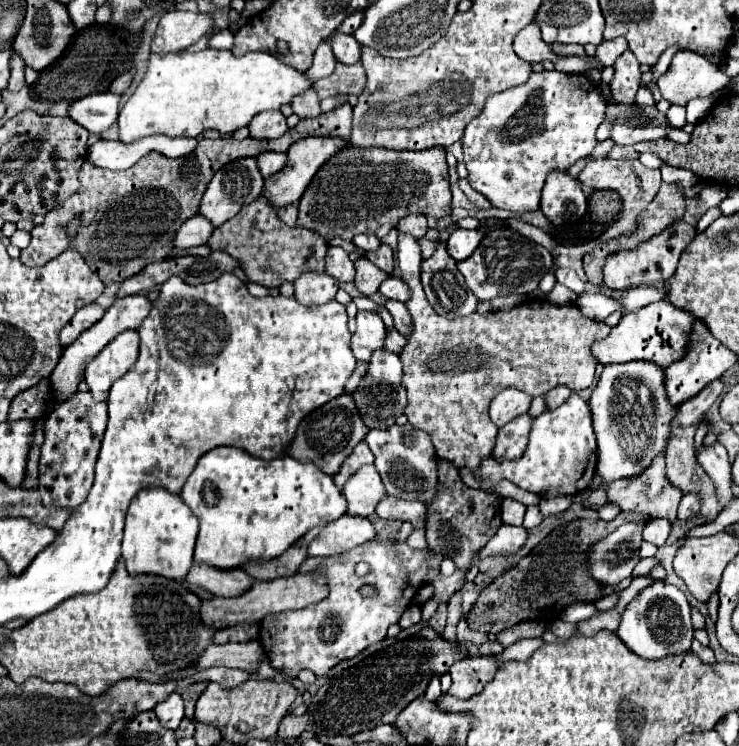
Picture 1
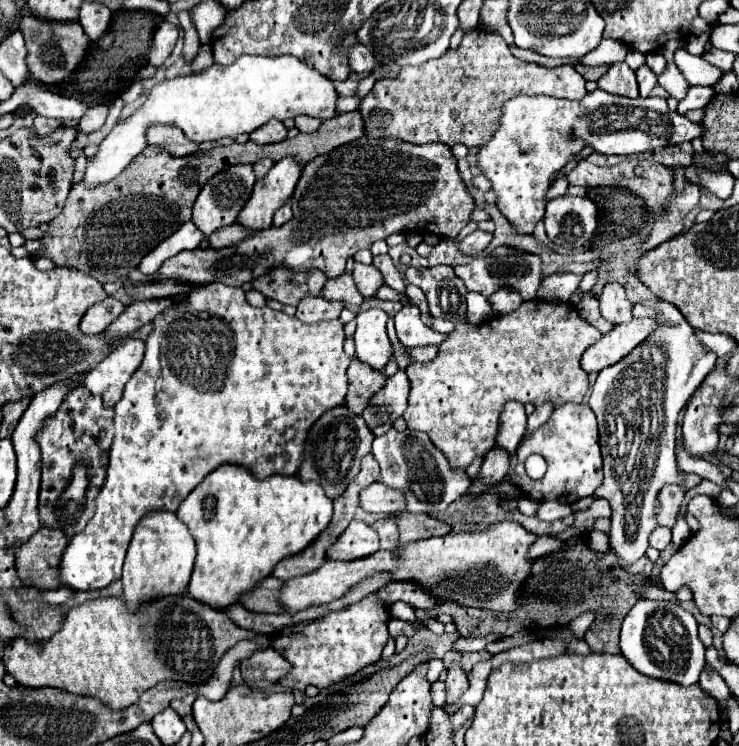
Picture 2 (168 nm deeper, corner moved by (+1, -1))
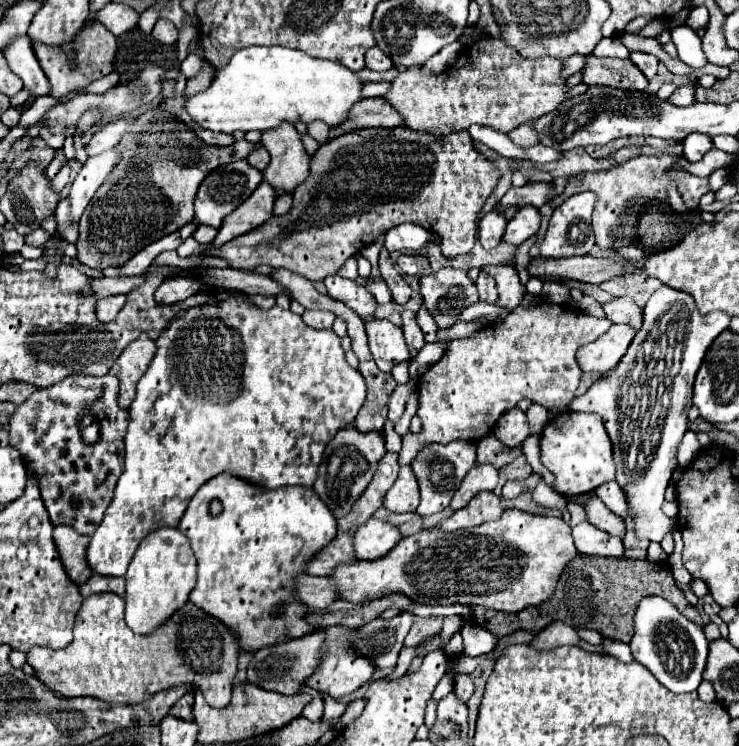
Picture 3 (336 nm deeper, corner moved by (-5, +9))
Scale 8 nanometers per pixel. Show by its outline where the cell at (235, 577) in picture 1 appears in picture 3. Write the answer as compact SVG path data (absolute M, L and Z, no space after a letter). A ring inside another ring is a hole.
M299 575L297 577L297 593L305 605L311 609L327 609L339 593L335 583L329 577L313 577L313 575Z

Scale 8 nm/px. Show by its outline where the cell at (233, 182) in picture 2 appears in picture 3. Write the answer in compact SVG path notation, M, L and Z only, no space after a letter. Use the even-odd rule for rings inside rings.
M235 161L235 163L227 163L223 167L215 169L199 185L199 191L197 191L197 197L195 197L195 217L197 217L197 221L203 223L203 225L219 227L223 217L229 215L233 209L237 209L259 187L261 181L263 181L261 171L253 169L247 161Z

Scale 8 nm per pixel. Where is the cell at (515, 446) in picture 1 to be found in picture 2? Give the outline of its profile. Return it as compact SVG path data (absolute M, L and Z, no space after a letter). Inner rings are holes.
M495 445L495 447L485 455L483 465L481 465L481 471L479 471L479 477L477 477L477 481L473 481L469 493L473 493L473 495L483 493L489 485L503 481L503 477L507 475L509 467L511 467L511 453L505 451L503 447Z

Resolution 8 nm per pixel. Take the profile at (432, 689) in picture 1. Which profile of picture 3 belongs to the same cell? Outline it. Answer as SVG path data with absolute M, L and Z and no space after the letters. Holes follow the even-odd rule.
M455 633L453 639L449 641L449 645L445 647L445 655L453 657L453 655L461 655L463 653L463 641L461 641L461 633Z

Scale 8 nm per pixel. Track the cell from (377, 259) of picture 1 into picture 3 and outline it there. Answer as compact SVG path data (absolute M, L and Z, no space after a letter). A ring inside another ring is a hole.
M383 247L381 253L379 253L379 271L381 271L381 277L385 279L389 291L391 291L391 297L395 303L399 305L405 305L411 297L411 287L409 283L401 277L399 269L395 267L395 263L391 261L389 257L389 251Z

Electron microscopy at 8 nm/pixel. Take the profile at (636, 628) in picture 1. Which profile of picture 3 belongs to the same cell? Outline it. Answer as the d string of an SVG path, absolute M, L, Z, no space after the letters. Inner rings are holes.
M645 597L635 613L635 635L631 639L631 651L637 663L645 665L663 687L673 693L689 693L703 681L703 669L709 653L709 643L703 629L683 617L663 597Z

